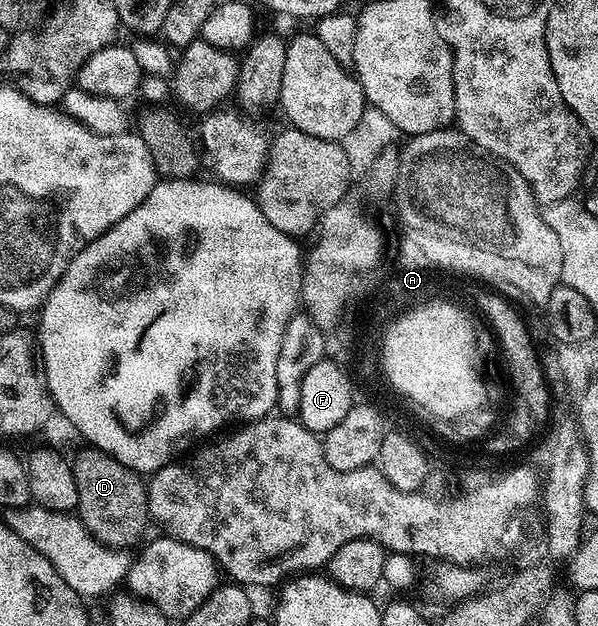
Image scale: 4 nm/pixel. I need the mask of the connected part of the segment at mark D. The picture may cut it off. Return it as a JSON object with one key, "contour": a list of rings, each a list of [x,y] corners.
{"contour":[[[87,445],[78,455],[73,455],[72,465],[78,489],[77,517],[90,530],[94,538],[106,546],[130,548],[146,530],[151,521],[150,505],[146,495],[147,483],[143,475],[120,464],[112,456],[92,445]]]}

